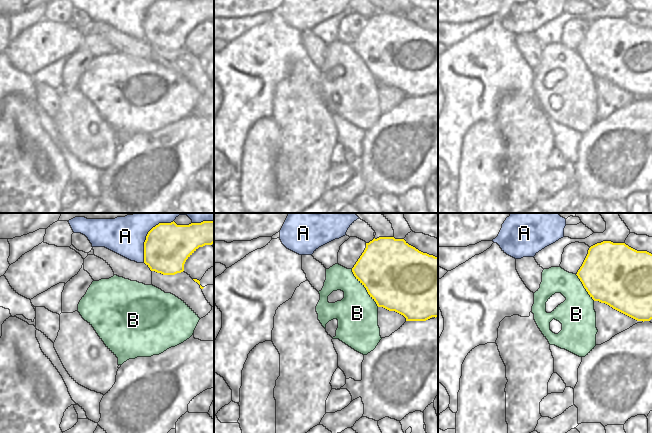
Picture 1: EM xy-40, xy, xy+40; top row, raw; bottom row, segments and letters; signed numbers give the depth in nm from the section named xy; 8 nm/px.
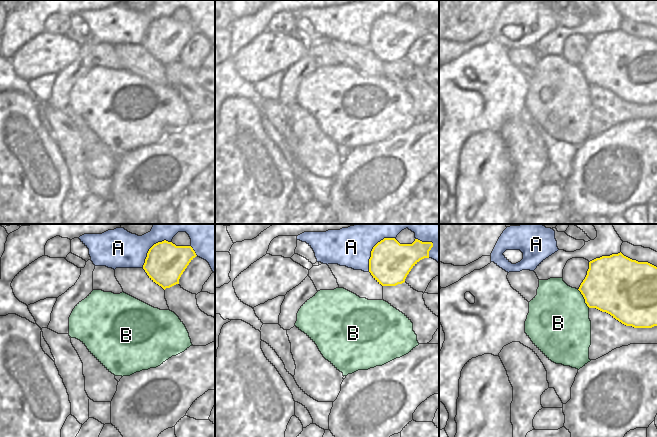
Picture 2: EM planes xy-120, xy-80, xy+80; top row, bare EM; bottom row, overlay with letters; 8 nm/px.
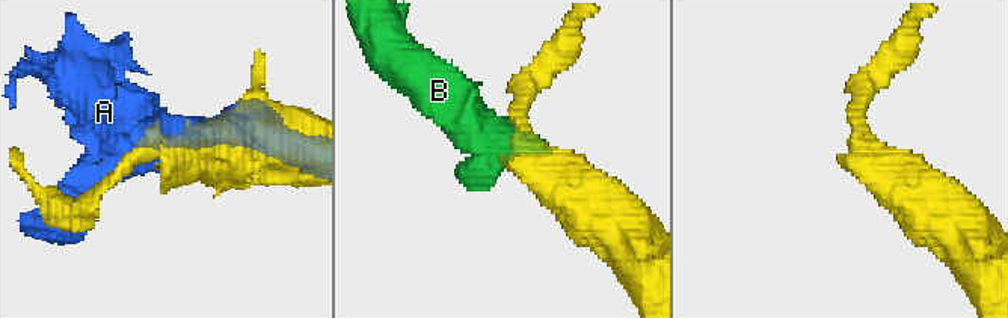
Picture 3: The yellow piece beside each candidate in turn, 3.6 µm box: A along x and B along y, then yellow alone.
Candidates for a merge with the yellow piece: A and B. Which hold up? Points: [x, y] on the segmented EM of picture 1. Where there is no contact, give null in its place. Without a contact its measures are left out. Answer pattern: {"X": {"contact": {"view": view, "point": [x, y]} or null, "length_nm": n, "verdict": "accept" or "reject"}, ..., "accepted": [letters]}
{"A": {"contact": {"view": "xy-40", "point": [147, 235]}, "length_nm": 420, "verdict": "reject"}, "B": {"contact": {"view": "xy", "point": [365, 287]}, "length_nm": 380, "verdict": "accept"}, "accepted": ["B"]}

